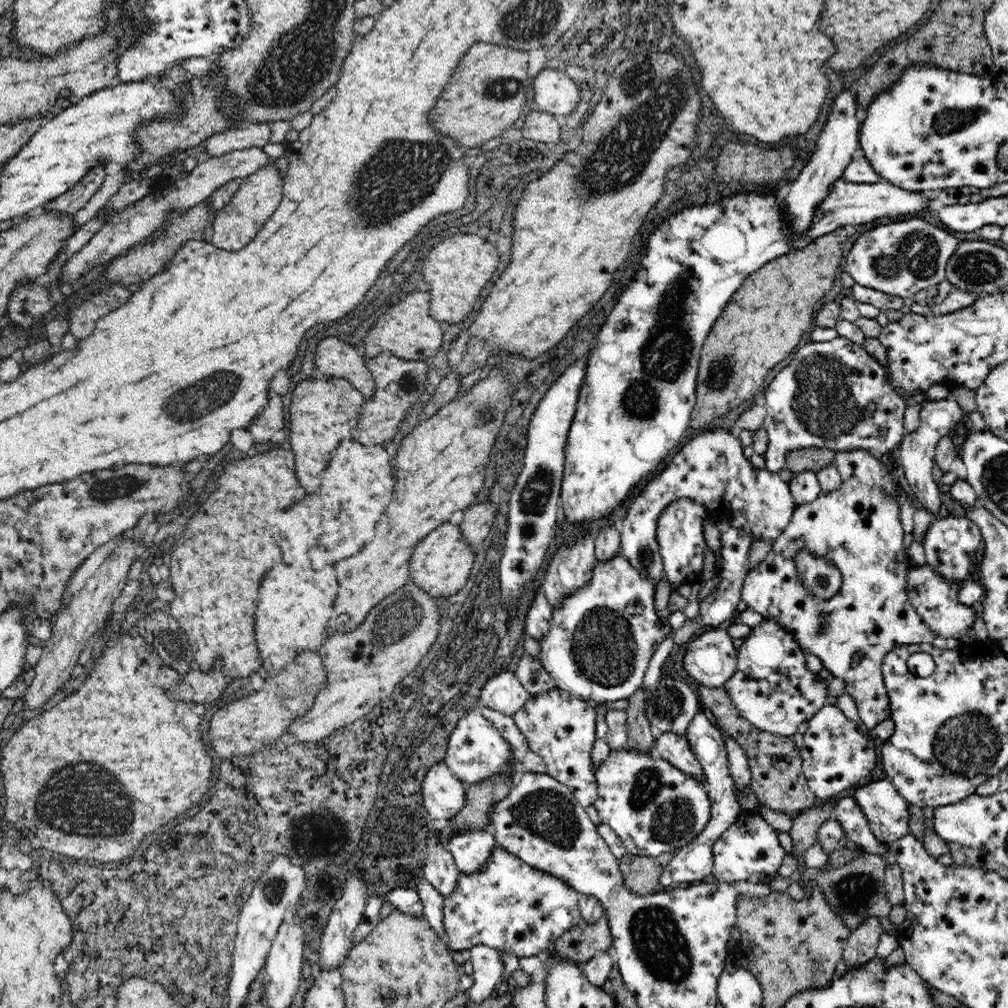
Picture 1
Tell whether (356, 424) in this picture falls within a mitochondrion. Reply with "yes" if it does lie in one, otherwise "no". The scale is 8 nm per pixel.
no

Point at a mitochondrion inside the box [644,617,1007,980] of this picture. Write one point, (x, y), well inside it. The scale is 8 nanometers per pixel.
(966, 745)

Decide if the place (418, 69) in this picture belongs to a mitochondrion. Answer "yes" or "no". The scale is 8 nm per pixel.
no

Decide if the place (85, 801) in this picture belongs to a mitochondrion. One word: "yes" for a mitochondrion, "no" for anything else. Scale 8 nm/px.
yes

